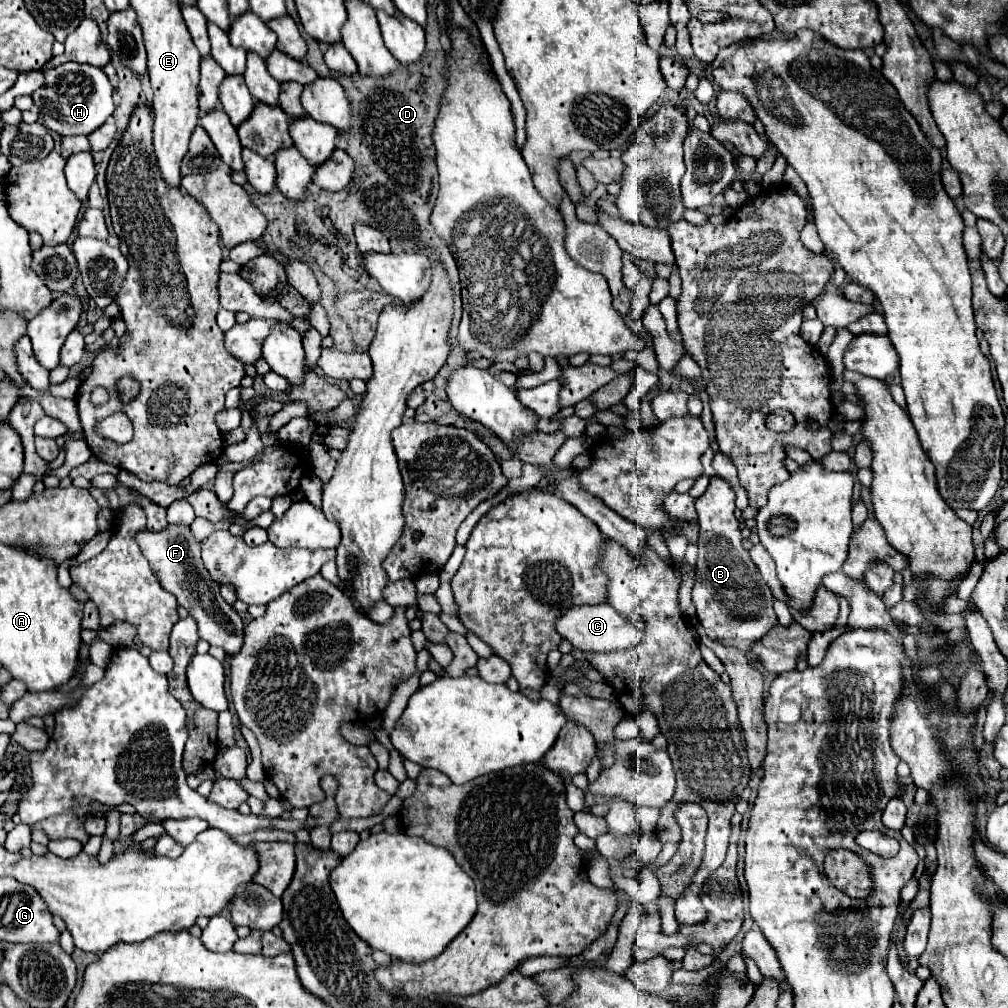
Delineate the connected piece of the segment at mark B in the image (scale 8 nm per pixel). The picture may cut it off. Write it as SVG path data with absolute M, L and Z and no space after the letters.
M712 478L706 494L696 500L700 540L696 560L698 578L692 588L692 602L700 624L712 640L748 652L754 642L778 624L778 618L772 608L774 596L750 560L748 550L742 546L740 522L734 516L734 498L736 494L728 480Z

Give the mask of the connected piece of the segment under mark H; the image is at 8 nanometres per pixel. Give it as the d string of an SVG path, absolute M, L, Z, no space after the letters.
M66 62L58 68L44 70L44 78L46 78L44 86L38 88L32 94L32 98L34 104L40 108L42 124L48 130L58 132L60 136L76 136L76 134L88 136L112 116L114 112L112 84L102 68L78 62Z

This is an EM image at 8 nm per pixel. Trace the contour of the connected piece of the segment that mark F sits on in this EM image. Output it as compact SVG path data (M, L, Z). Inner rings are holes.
M166 526L160 532L142 530L136 538L142 554L150 562L158 582L164 590L172 592L180 606L188 610L188 614L198 622L200 638L212 646L220 646L226 654L234 654L242 648L244 640L244 624L236 610L226 604L220 596L220 586L210 578L206 572L202 558L200 558L200 542L192 536L188 526Z

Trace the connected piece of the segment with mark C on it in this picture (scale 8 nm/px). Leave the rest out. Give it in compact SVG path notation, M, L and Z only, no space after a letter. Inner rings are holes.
M598 604L598 606L578 606L566 610L556 620L556 632L568 640L572 646L588 652L612 652L612 650L628 650L638 644L638 640L644 636L642 628L636 628L628 620L624 620L610 604Z

